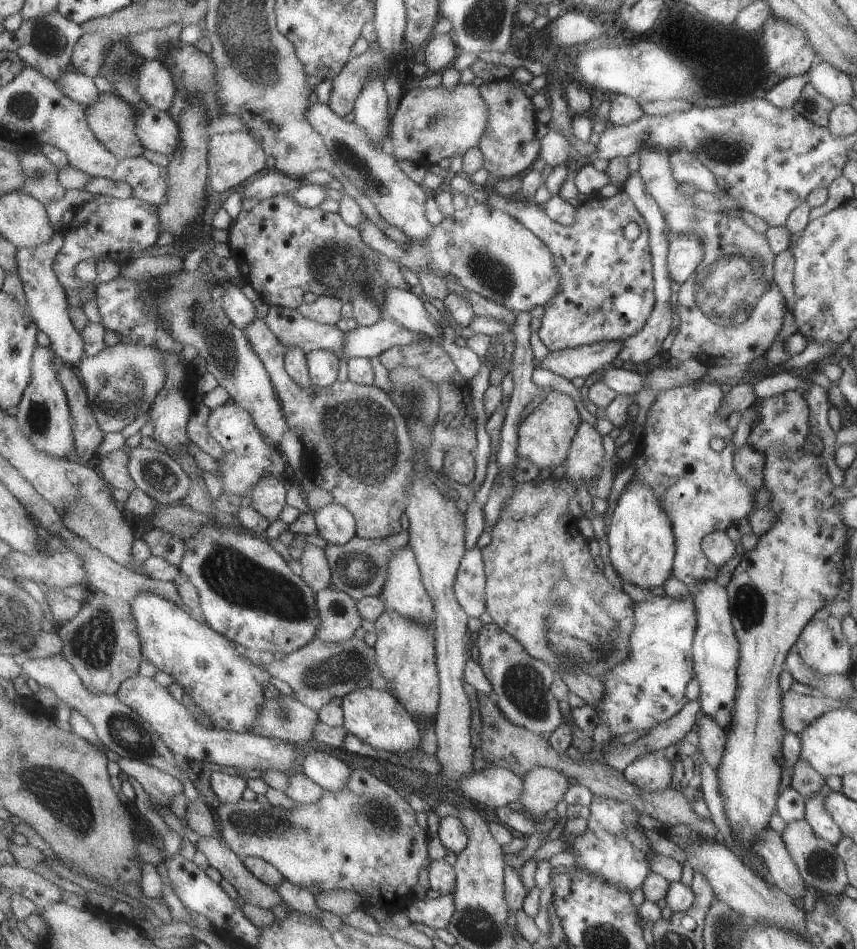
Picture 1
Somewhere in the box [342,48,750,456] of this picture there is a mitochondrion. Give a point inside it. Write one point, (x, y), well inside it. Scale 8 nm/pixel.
(497, 278)

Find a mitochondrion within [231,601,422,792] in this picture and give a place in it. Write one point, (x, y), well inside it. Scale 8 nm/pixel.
(321, 677)

